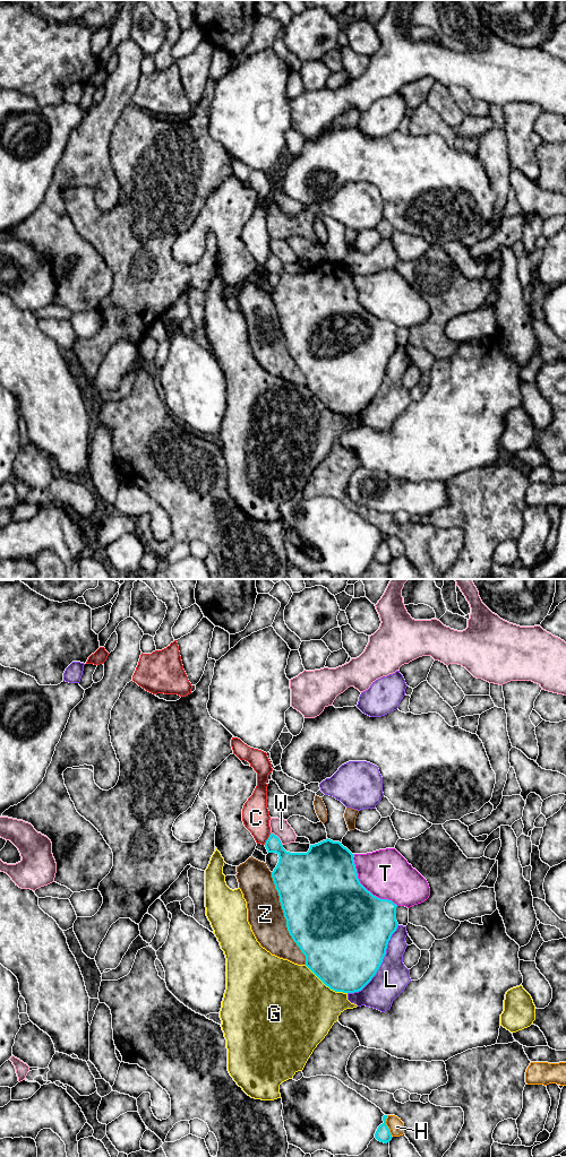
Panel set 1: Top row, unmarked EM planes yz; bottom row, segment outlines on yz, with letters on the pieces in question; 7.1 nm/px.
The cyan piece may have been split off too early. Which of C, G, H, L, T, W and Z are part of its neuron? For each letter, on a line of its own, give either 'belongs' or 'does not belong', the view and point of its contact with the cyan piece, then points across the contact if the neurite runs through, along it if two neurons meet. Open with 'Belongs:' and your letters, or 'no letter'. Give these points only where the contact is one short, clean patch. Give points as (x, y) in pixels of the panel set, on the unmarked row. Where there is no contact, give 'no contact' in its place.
Belongs: no letter
C: does not belong; meets cyan in yz at (268, 259); border along yz (271, 253), (264, 265)
G: does not belong; meets cyan in yz at (326, 406)
H: does not belong; meets cyan in yz at (387, 547)
L: does not belong; meets cyan in yz at (380, 385)
T: does not belong; meets cyan in yz at (363, 308)
W: does not belong; meets cyan in yz at (279, 259)
Z: does not belong; meets cyan in yz at (285, 339)

